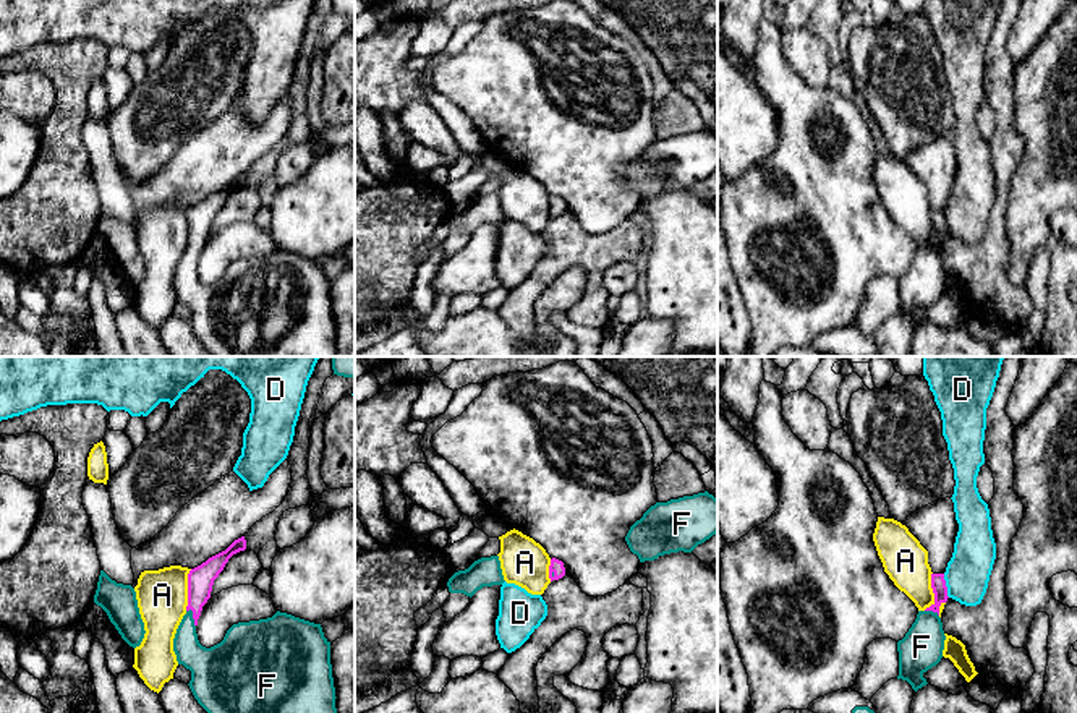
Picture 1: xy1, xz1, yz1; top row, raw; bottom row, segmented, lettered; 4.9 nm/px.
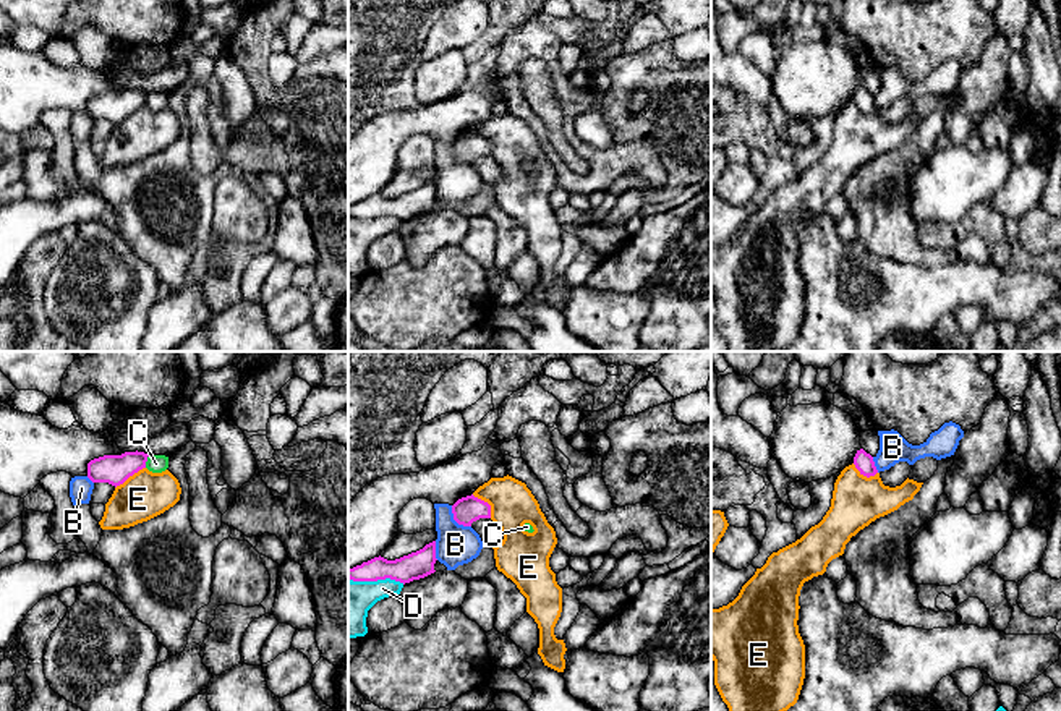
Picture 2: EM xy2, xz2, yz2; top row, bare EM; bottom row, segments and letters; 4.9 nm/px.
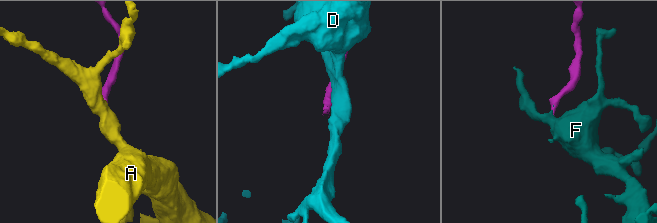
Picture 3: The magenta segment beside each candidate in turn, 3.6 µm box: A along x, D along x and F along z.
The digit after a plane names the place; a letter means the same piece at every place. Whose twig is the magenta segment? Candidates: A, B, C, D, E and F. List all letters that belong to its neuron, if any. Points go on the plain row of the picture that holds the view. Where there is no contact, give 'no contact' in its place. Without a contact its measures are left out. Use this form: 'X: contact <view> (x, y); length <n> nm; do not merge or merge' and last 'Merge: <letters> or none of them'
A: contact xy1 (188, 227); length 220 nm; do not merge
B: contact xz2 (455, 157); length 150 nm; do not merge
C: contact xy2 (146, 97); length 70 nm; do not merge
D: contact xz2 (378, 216); length 280 nm; do not merge
E: contact xy2 (130, 112); length 190 nm; do not merge
F: contact xy1 (193, 255); length 100 nm; merge
Merge: F

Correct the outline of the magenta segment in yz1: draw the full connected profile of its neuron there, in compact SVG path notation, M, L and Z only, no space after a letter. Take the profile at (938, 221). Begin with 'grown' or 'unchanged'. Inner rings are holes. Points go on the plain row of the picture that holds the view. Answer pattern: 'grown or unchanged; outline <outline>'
grown; outline M931 211L931 225L934 240L918 248L905 274L897 279L897 316L907 318L915 329L928 321L923 311L941 298L946 277L939 254L939 243L949 235L944 211Z

